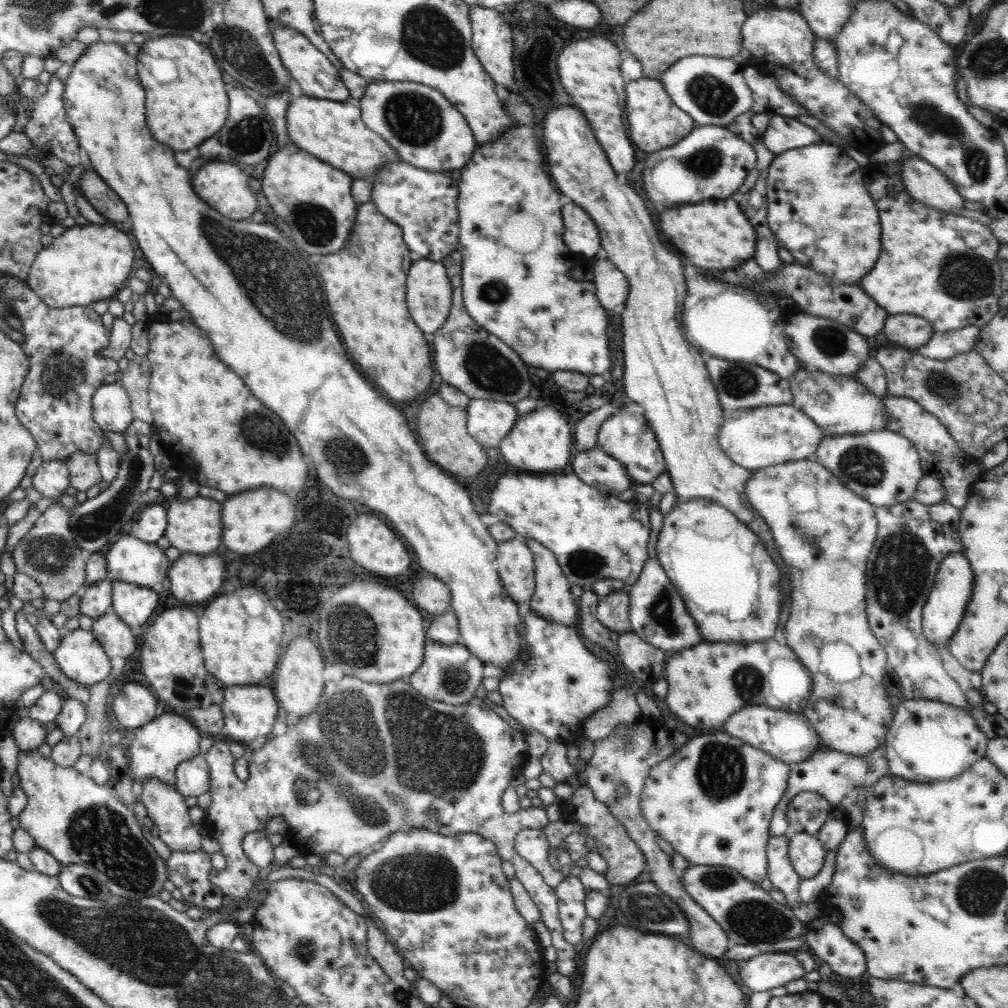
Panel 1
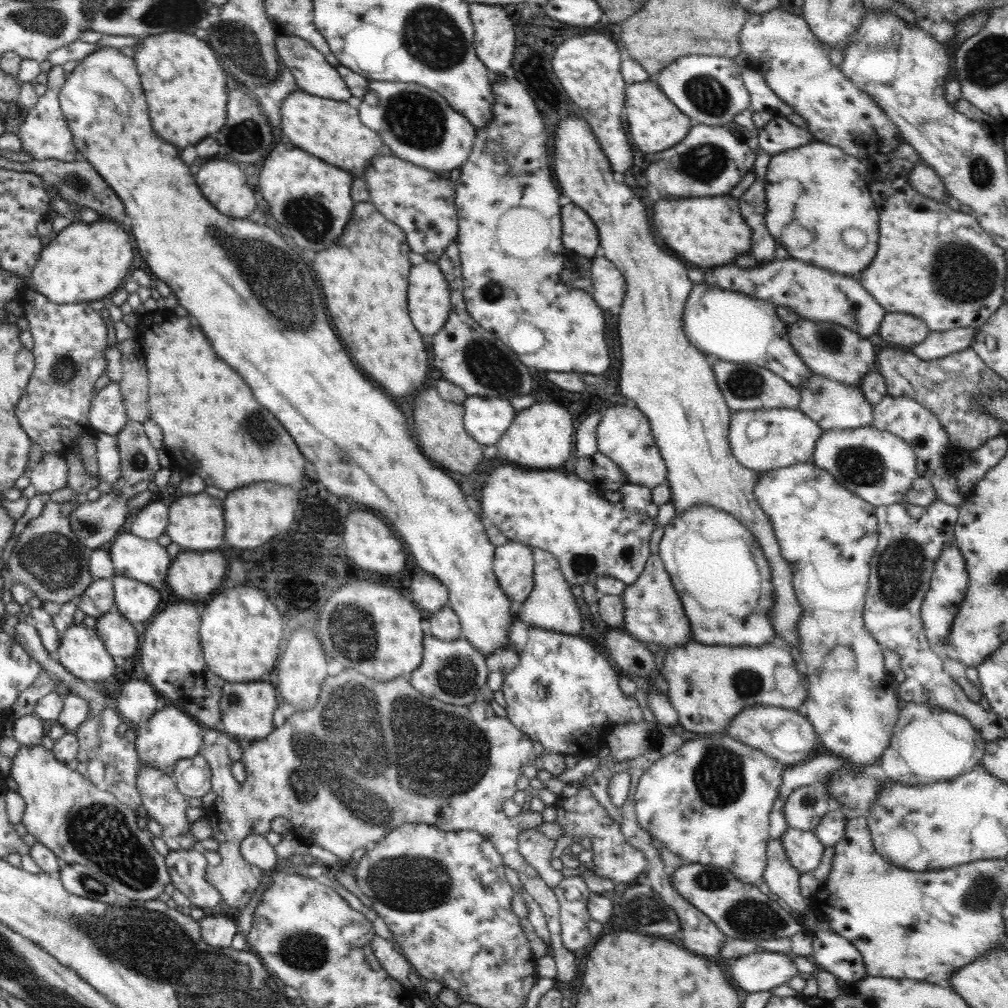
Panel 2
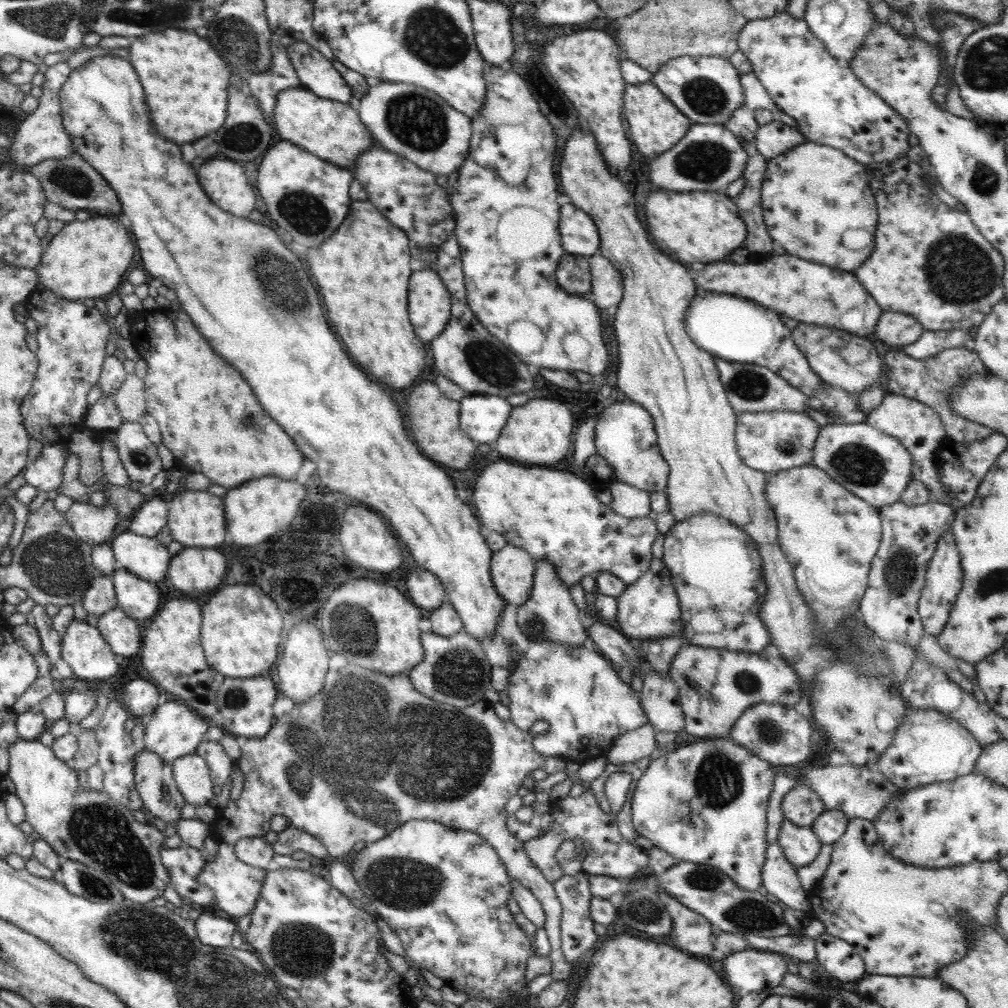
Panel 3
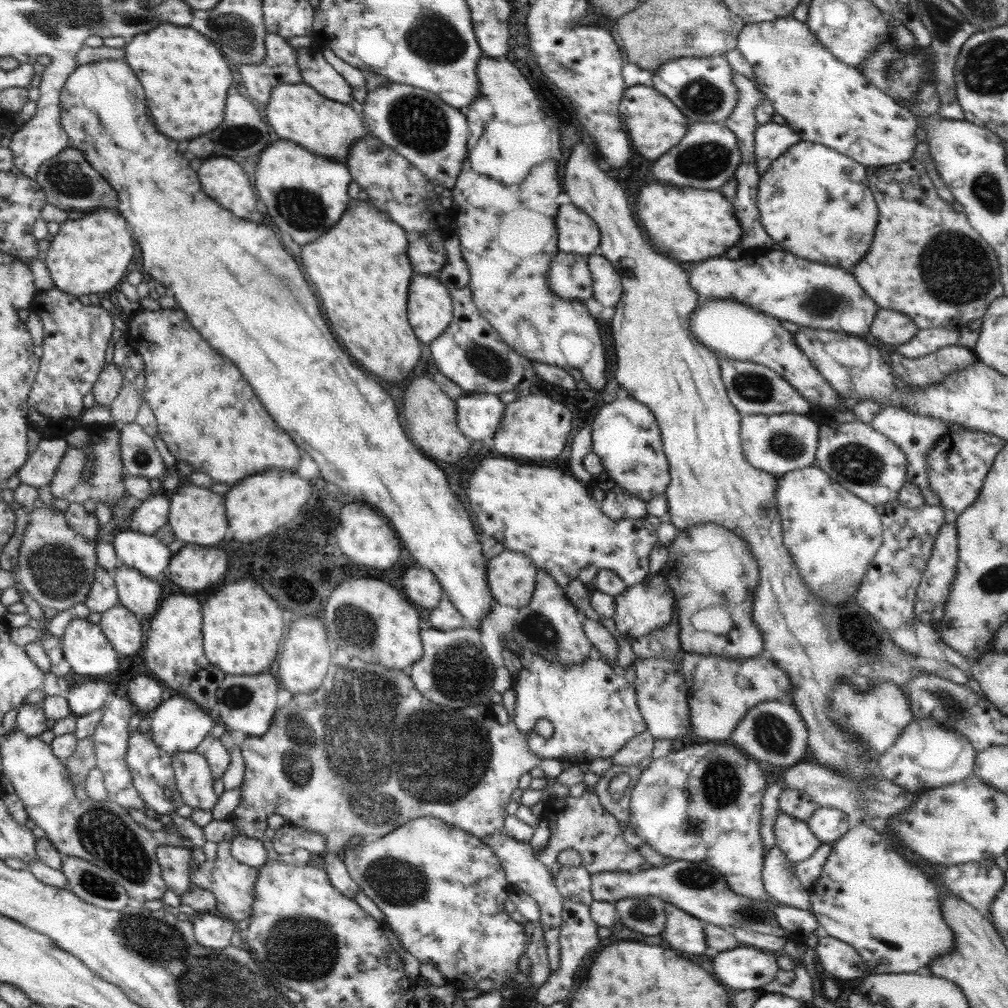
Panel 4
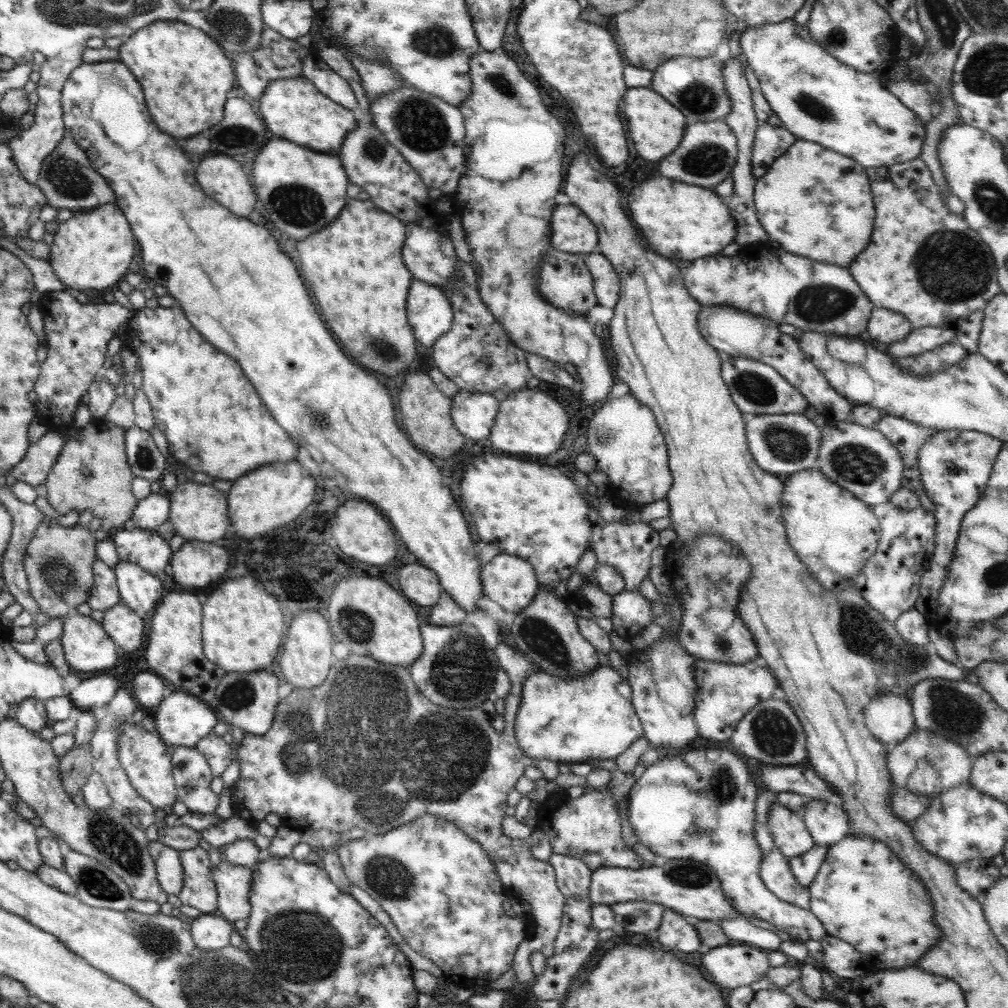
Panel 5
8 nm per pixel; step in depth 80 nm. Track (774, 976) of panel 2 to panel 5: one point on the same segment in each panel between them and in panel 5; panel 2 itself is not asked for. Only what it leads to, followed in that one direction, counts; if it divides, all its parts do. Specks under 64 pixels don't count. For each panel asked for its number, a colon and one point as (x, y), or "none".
3: (751, 970)
4: (745, 968)
5: (734, 965)

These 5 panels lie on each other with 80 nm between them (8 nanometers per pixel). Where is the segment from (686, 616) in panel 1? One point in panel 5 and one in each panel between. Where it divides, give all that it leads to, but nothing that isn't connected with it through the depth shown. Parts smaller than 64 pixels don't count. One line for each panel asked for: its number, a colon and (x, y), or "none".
2: (653, 611)
3: (649, 608)
4: (641, 608)
5: (631, 613)

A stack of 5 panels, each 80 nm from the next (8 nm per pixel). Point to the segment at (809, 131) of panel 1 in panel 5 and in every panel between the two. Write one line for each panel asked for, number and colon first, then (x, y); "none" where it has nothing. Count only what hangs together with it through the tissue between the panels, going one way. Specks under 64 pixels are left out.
2: (779, 134)
3: (774, 138)
4: (772, 139)
5: (770, 142)

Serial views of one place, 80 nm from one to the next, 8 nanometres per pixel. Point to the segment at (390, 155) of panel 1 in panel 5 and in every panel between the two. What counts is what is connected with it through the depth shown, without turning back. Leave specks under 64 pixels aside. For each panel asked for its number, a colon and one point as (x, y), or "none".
2: (331, 130)
3: (333, 131)
4: (297, 112)
5: (293, 107)

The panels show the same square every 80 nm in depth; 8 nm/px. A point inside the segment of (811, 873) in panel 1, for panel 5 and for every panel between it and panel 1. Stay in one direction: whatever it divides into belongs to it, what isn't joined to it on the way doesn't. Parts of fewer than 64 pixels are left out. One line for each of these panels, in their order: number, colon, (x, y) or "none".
2: (804, 851)
3: (800, 845)
4: (795, 839)
5: (791, 837)

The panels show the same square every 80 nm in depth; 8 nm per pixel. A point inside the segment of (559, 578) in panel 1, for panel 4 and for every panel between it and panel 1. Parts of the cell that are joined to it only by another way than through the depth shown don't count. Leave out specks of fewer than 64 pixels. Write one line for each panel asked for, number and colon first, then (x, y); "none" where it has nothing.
2: (551, 605)
3: (549, 614)
4: (549, 627)

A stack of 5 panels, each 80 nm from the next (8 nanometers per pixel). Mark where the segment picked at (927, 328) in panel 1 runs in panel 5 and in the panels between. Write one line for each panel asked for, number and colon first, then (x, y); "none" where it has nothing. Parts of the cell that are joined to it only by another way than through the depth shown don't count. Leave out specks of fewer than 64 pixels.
2: (901, 330)
3: (895, 330)
4: (889, 327)
5: (884, 325)

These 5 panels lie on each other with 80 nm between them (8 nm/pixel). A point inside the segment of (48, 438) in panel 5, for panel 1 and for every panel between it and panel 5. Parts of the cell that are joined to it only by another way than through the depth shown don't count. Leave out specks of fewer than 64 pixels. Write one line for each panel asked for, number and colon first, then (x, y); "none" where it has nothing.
1: (51, 478)
2: (50, 474)
3: (45, 473)
4: (38, 470)

